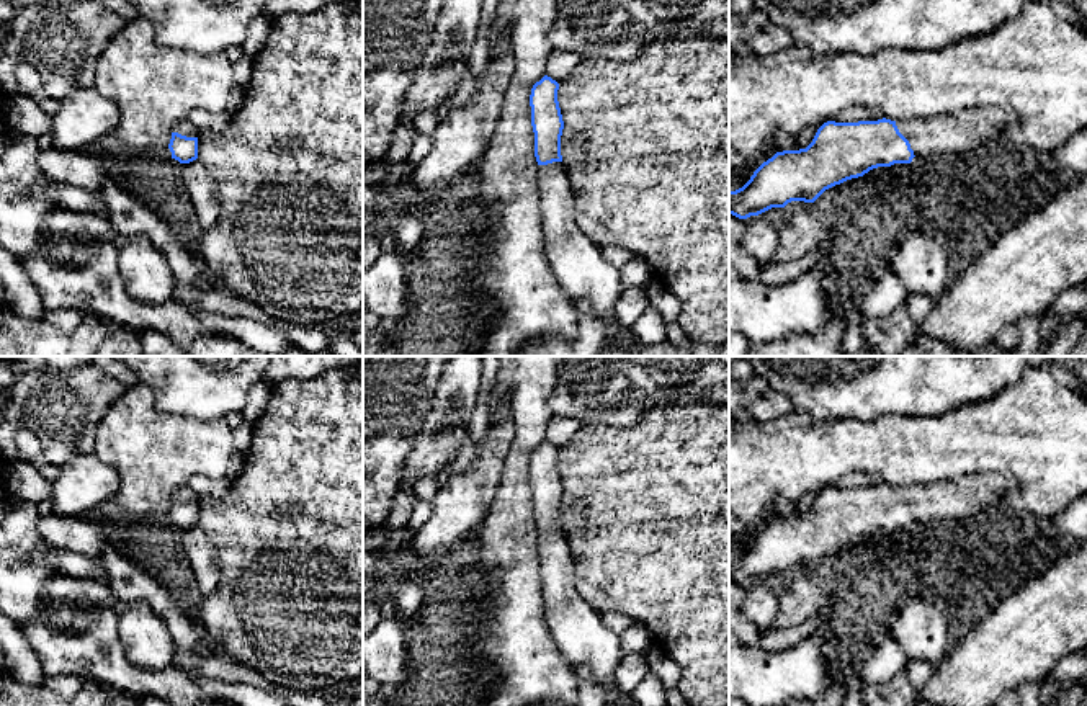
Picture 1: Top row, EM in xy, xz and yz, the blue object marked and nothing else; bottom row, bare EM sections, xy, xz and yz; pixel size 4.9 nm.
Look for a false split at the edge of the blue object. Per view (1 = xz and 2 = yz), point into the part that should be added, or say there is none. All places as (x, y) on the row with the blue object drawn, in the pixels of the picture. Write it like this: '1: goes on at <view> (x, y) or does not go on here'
1: goes on at xz (577, 263)
2: goes on at yz (963, 131)

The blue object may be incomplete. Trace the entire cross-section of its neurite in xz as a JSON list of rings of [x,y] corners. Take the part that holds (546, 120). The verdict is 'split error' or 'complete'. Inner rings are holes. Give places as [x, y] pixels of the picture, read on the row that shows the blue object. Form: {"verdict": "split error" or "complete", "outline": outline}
{"verdict": "split error", "outline": [[[544,75],[530,95],[544,253],[562,293],[574,302],[590,304],[608,332],[610,345],[626,345],[631,342],[629,330],[616,319],[616,304],[623,293],[620,268],[603,258],[602,247],[575,221],[570,180],[561,155],[564,121],[557,90],[559,83]]]}

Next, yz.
{"verdict": "split error", "outline": [[[995,108],[964,109],[907,121],[824,123],[806,149],[776,152],[763,162],[739,190],[729,191],[729,214],[747,219],[791,201],[814,203],[825,190],[847,180],[863,176],[873,168],[910,163],[914,157],[927,159],[935,152],[963,154],[999,142],[1000,134],[1017,123],[1010,111]]]}

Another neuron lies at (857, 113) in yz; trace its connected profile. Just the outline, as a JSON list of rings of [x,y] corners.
[[[853,106],[835,116],[835,123],[878,121],[883,114],[866,106]]]

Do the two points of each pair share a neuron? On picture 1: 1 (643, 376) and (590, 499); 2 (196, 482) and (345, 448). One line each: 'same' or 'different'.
1: different
2: different

